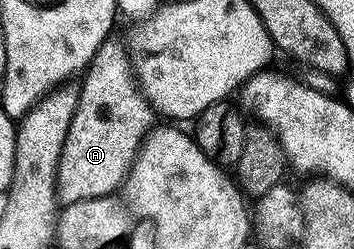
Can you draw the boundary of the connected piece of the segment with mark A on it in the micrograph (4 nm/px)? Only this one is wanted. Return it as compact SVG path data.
M117 36L106 38L89 62L87 74L93 78L80 83L81 99L77 101L77 111L71 120L69 135L57 165L57 201L67 206L79 200L108 198L120 191L145 137L155 125L155 111L142 94L137 79L133 77L133 64L129 61L129 51L122 39L120 42Z

